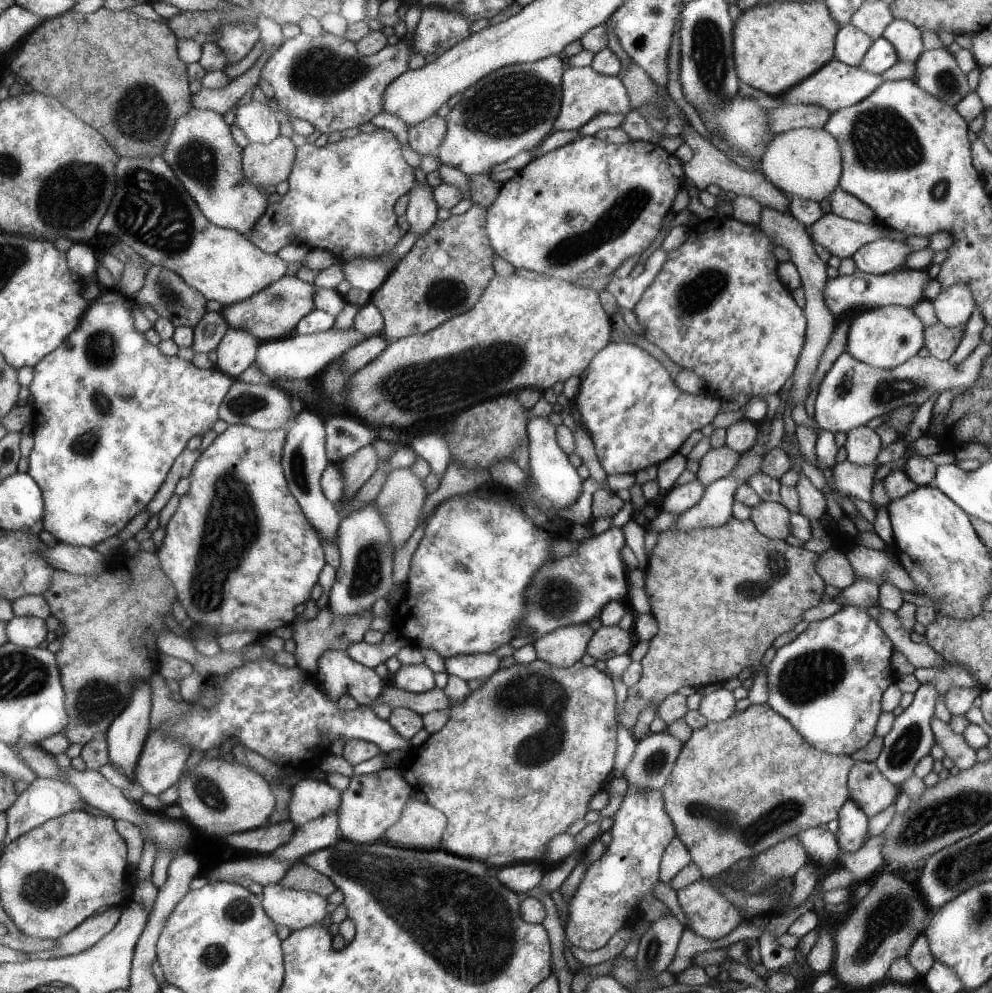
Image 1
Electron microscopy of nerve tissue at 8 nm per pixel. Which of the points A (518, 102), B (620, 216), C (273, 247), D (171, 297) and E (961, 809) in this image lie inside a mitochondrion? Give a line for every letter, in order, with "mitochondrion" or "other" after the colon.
A: mitochondrion
B: mitochondrion
C: other
D: mitochondrion
E: mitochondrion

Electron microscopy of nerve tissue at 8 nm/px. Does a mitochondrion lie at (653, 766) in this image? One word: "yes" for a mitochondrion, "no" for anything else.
yes

